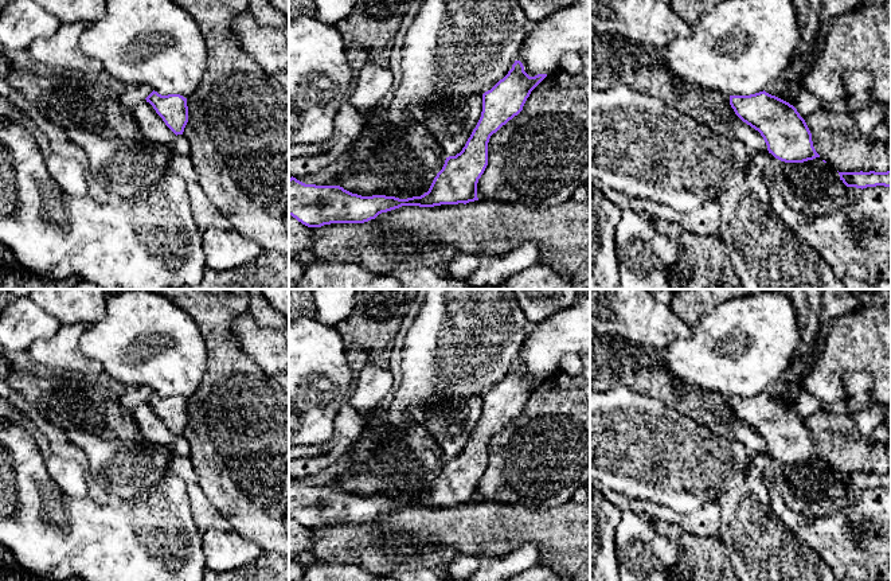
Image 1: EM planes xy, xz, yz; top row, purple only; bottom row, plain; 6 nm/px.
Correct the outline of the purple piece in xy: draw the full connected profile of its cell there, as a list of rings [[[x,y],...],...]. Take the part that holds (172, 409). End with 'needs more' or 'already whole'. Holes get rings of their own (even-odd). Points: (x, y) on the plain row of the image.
[[[153,391],[145,401],[176,437],[183,436],[188,424],[187,399],[180,395],[161,397]]]; already whole

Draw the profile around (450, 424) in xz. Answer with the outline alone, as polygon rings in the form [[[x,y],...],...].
[[[464,397],[423,410],[419,421],[449,459],[462,452],[481,413],[482,397]]]

